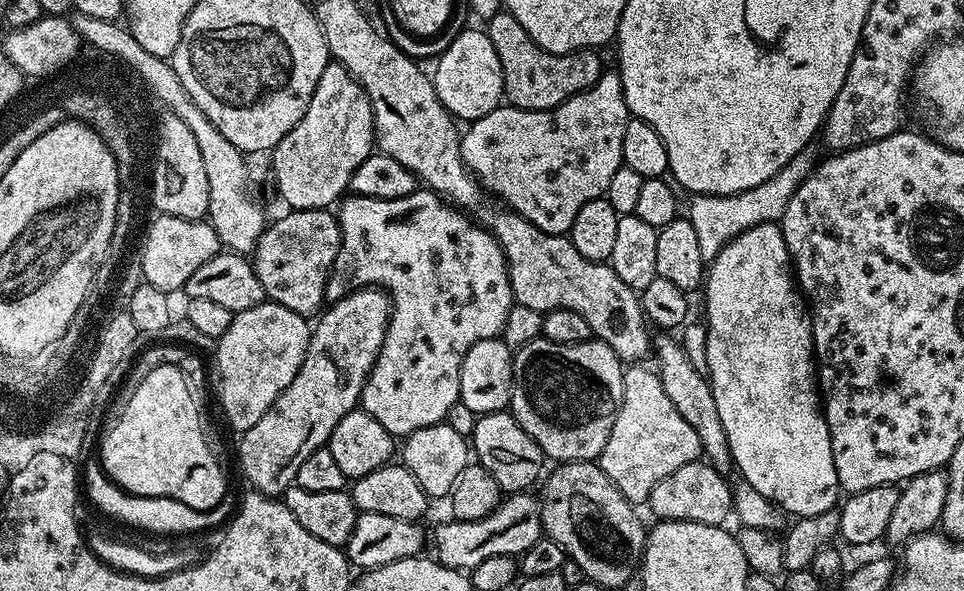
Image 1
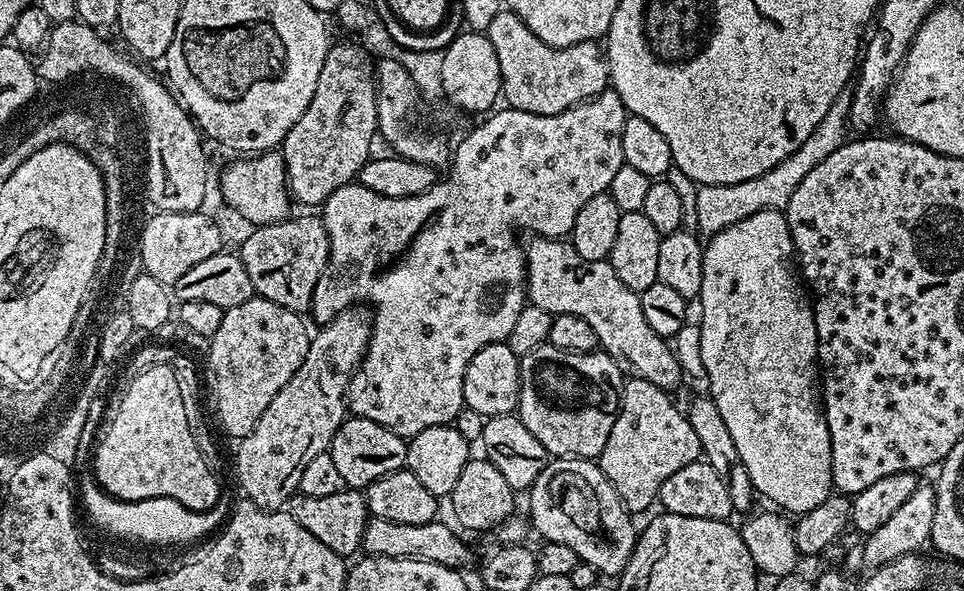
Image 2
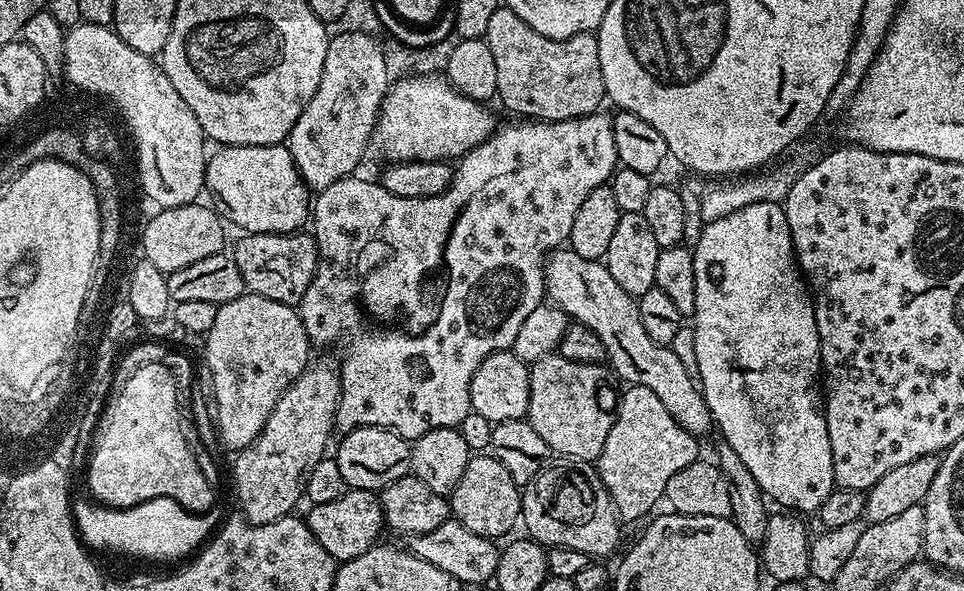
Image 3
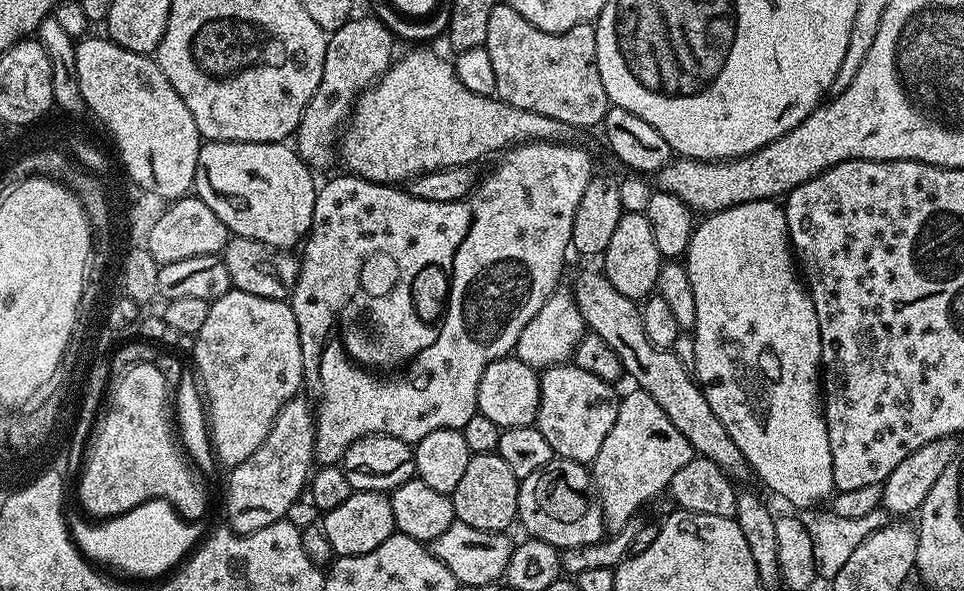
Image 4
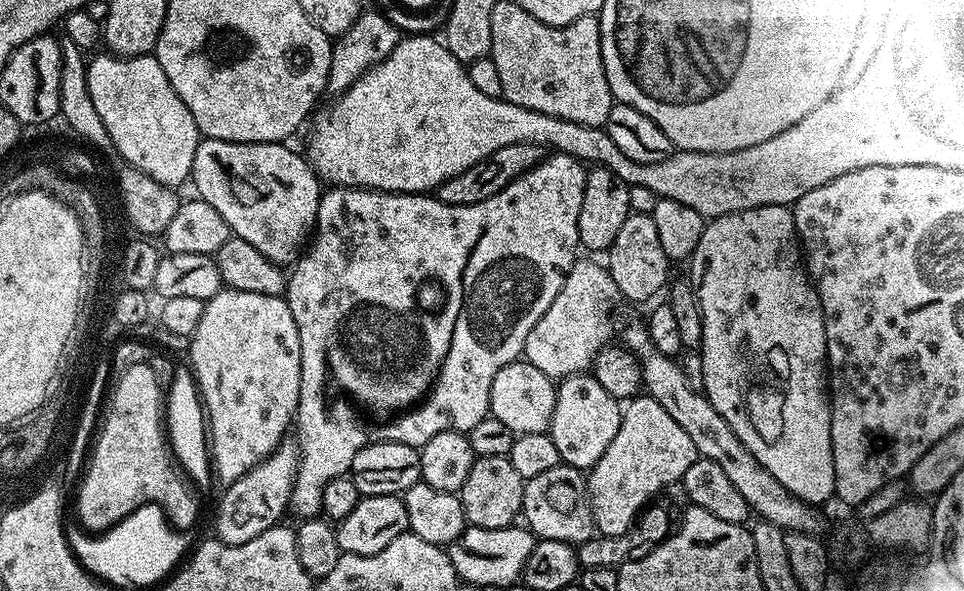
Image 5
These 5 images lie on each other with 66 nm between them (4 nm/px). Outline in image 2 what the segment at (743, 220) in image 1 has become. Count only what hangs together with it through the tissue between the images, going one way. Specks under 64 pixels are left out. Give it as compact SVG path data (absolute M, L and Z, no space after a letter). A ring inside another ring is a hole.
M845 88L837 98L834 98L834 102L822 118L822 122L814 128L810 137L802 142L802 146L794 154L788 155L778 166L771 167L766 174L738 183L699 185L695 189L696 196L694 198L694 218L699 226L697 229L703 235L711 236L725 229L726 226L733 225L734 222L750 217L751 214L760 213L762 210L778 209L783 211L787 209L794 190L798 188L803 178L806 178L806 174L810 170L814 170L818 163L828 158L834 150L846 142L851 101L852 91Z

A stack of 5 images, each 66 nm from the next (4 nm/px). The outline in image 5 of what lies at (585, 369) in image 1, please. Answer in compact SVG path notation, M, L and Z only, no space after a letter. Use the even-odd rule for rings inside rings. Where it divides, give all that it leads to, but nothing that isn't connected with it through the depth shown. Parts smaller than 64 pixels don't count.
M577 374L563 377L555 385L556 397L548 422L548 436L554 442L561 461L568 467L587 470L596 464L598 458L610 444L610 438L618 428L621 405L590 374Z

